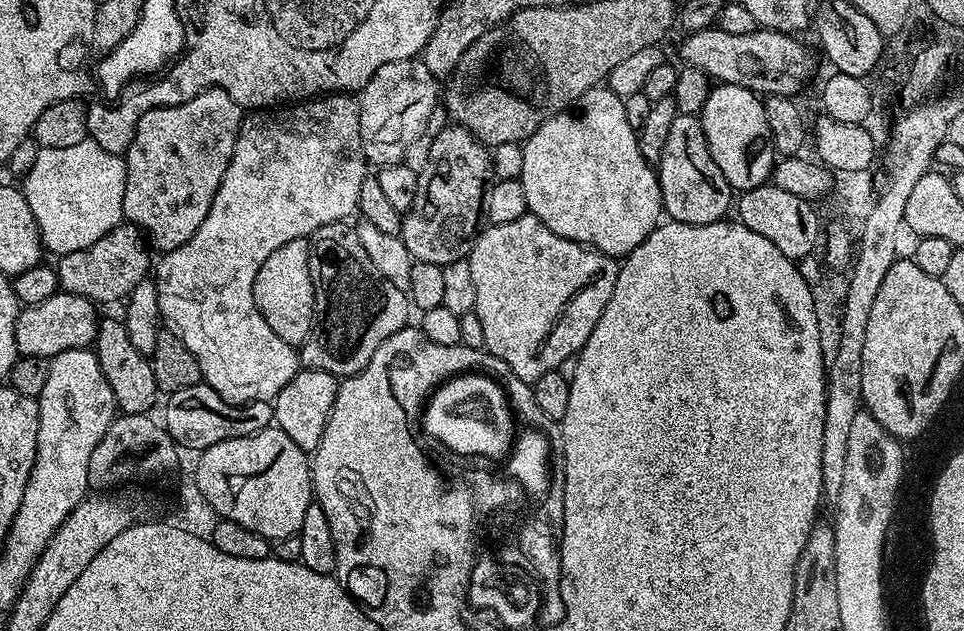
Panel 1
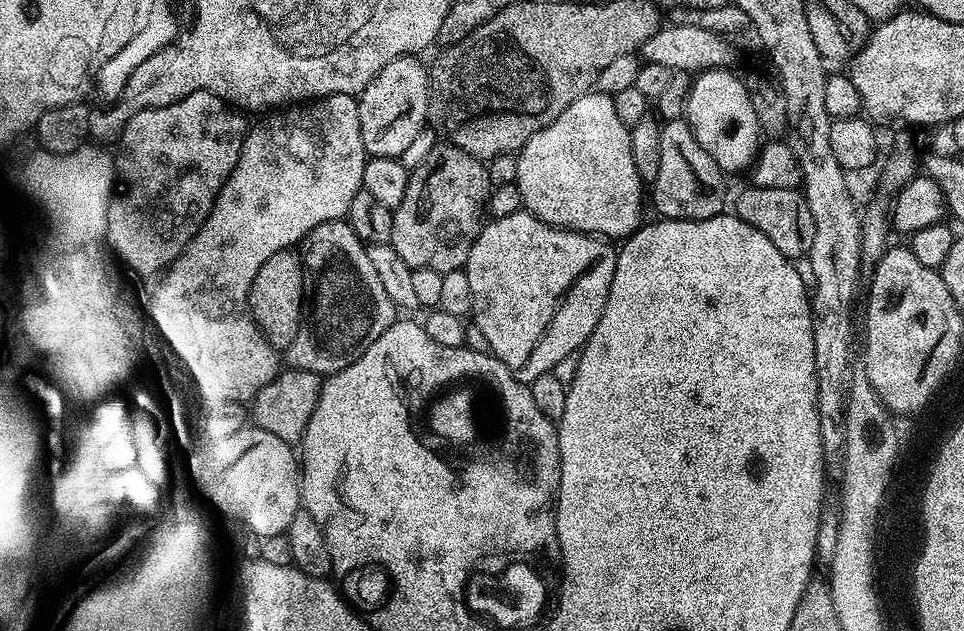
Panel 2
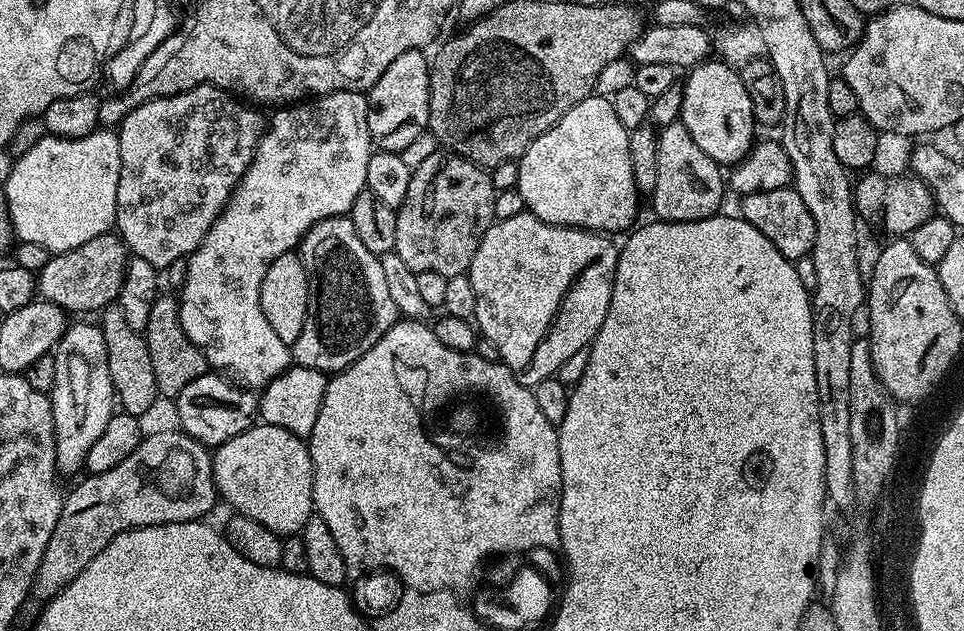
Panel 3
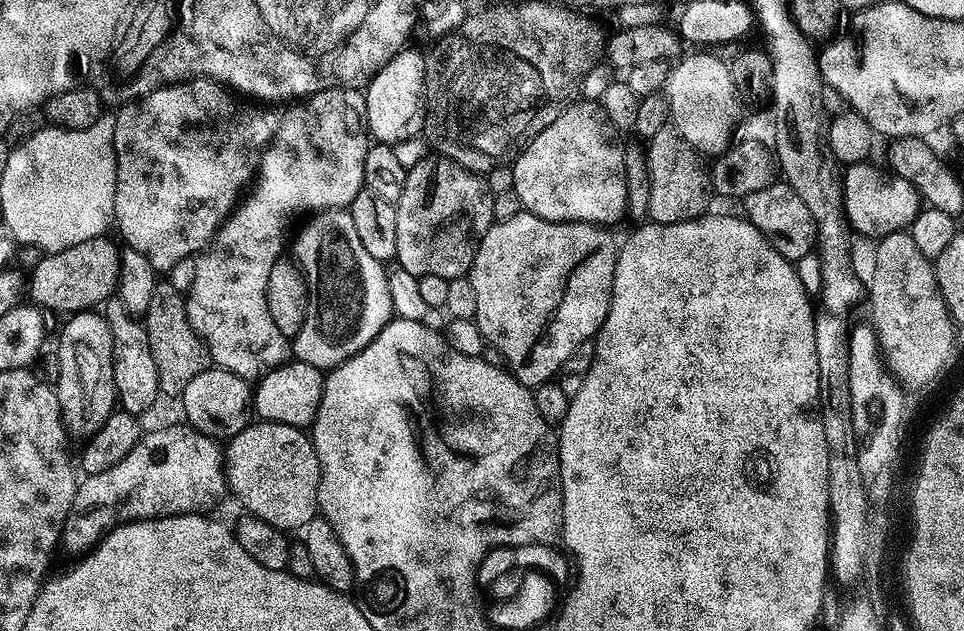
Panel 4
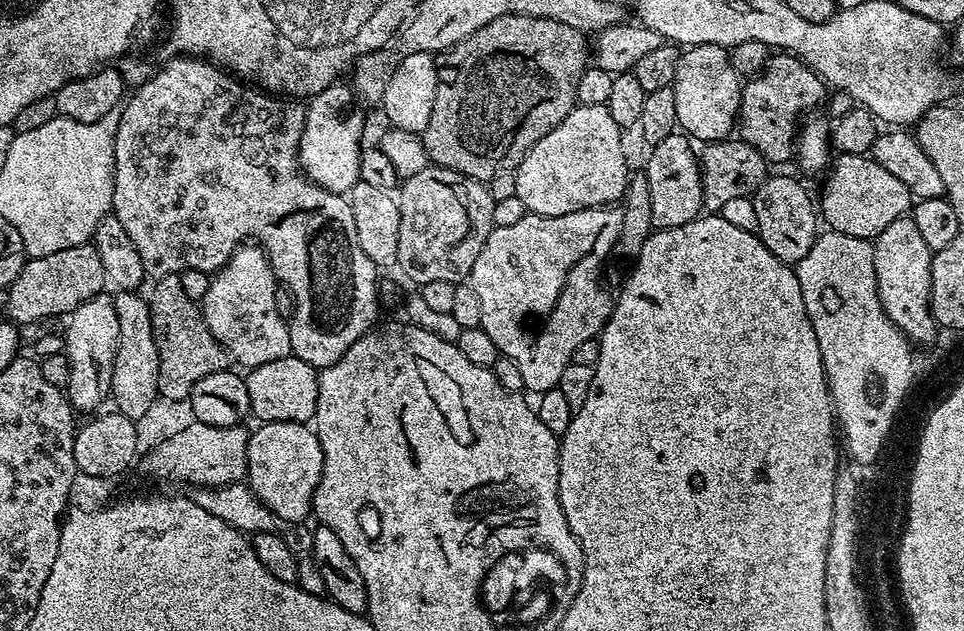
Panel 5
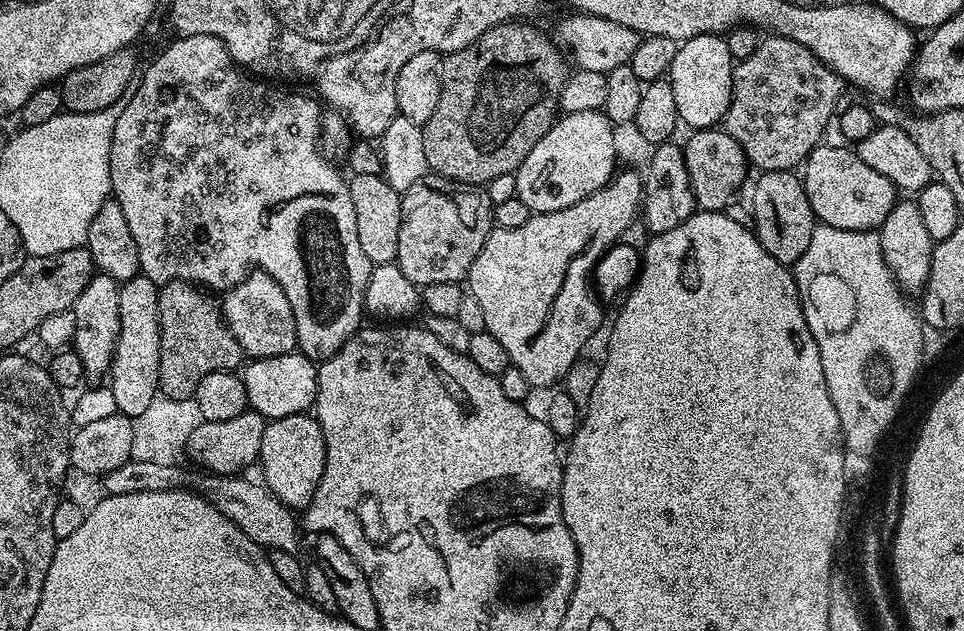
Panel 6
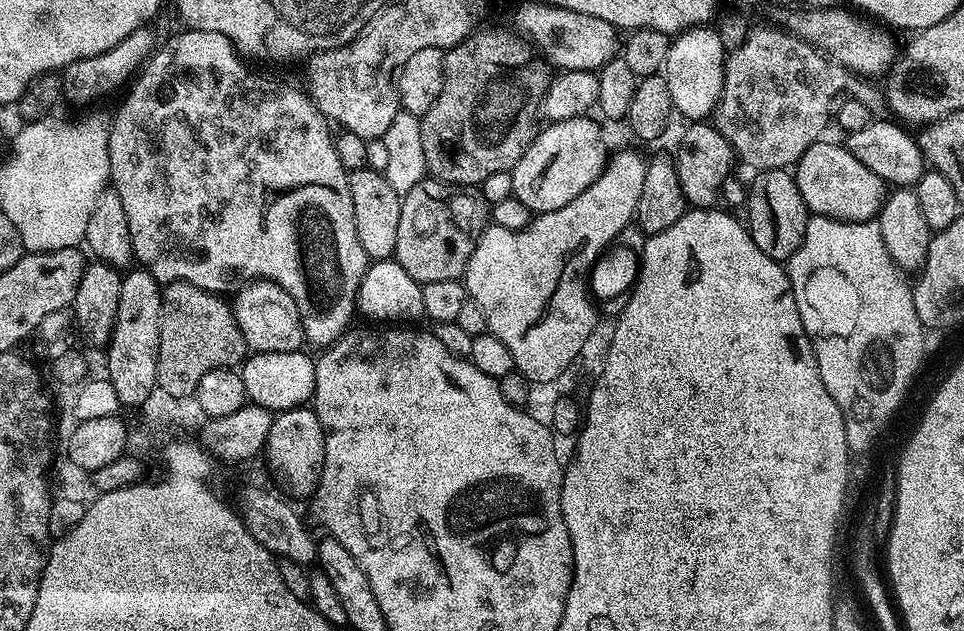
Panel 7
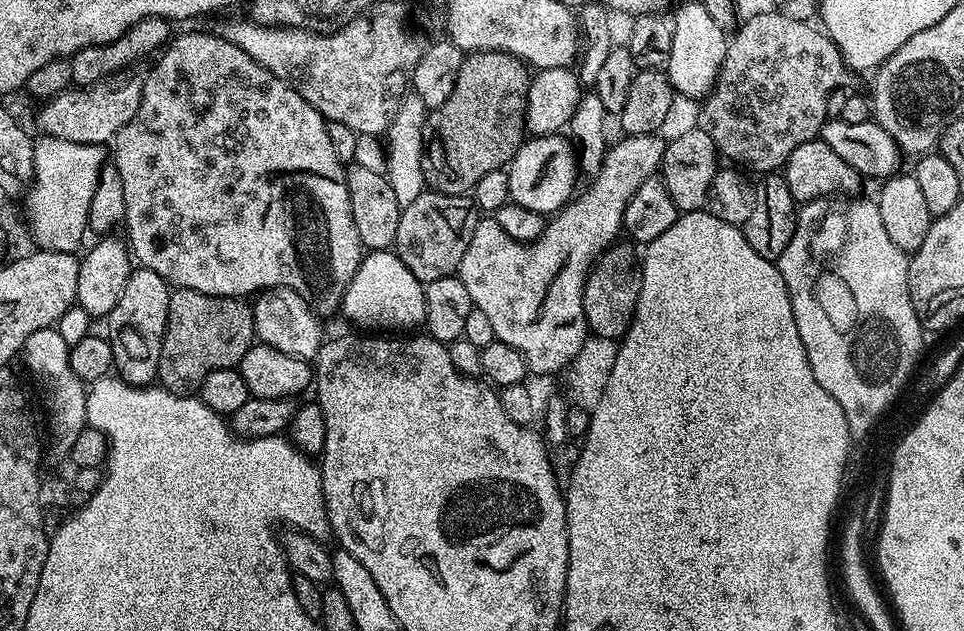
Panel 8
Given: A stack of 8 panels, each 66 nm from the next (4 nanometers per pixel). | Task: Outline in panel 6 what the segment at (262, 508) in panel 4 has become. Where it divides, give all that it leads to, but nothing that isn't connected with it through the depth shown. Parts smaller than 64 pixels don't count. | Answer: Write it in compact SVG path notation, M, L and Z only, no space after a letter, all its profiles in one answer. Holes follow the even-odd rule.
M299 412L286 418L269 420L264 425L262 444L260 446L260 459L258 468L264 471L262 484L291 510L307 509L308 504L314 498L314 490L318 490L318 482L322 478L322 470L326 462L326 446L324 435L315 415Z

